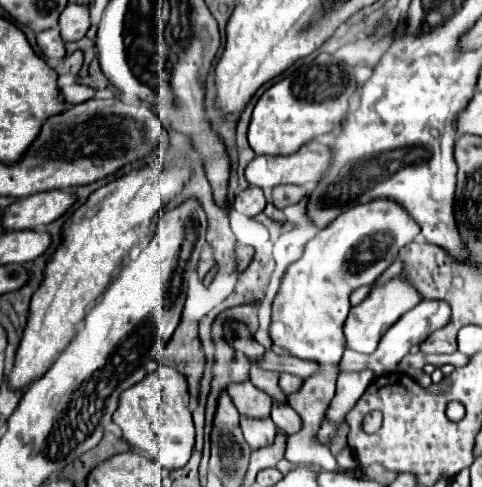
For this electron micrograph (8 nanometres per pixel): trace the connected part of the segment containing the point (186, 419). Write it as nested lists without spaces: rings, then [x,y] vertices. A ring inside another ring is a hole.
[[[159,366],[133,388],[121,394],[121,404],[113,414],[113,422],[121,428],[130,449],[151,456],[161,468],[183,468],[193,452],[195,428],[189,412],[189,392],[185,376],[169,366]]]

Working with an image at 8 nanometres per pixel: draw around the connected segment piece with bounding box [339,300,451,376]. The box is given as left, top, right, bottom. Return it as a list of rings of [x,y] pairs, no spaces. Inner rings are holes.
[[[421,300],[413,310],[409,310],[405,316],[401,316],[401,320],[397,324],[393,324],[393,328],[389,328],[389,332],[381,338],[379,342],[379,348],[371,354],[371,356],[363,356],[363,354],[357,354],[353,350],[347,350],[343,354],[343,360],[339,364],[339,370],[341,372],[361,372],[361,370],[373,370],[375,374],[389,374],[389,372],[395,372],[399,362],[403,360],[405,354],[409,354],[411,346],[417,346],[421,344],[423,340],[427,340],[427,336],[437,330],[437,328],[443,328],[447,322],[449,322],[449,316],[451,316],[451,308],[447,302],[441,302],[441,300]]]

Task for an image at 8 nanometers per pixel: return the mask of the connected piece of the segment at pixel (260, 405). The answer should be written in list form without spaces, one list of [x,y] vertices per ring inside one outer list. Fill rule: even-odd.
[[[251,382],[229,384],[227,392],[229,392],[235,408],[239,410],[239,414],[251,416],[251,418],[269,416],[269,412],[271,412],[271,396],[261,392],[259,388],[255,388]]]

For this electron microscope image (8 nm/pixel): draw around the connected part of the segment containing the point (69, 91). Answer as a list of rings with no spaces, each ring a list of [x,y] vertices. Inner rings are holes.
[[[67,84],[67,86],[61,86],[61,100],[63,100],[67,106],[85,102],[85,100],[89,100],[93,94],[95,94],[95,90],[87,88],[87,86],[81,86],[81,84]]]

